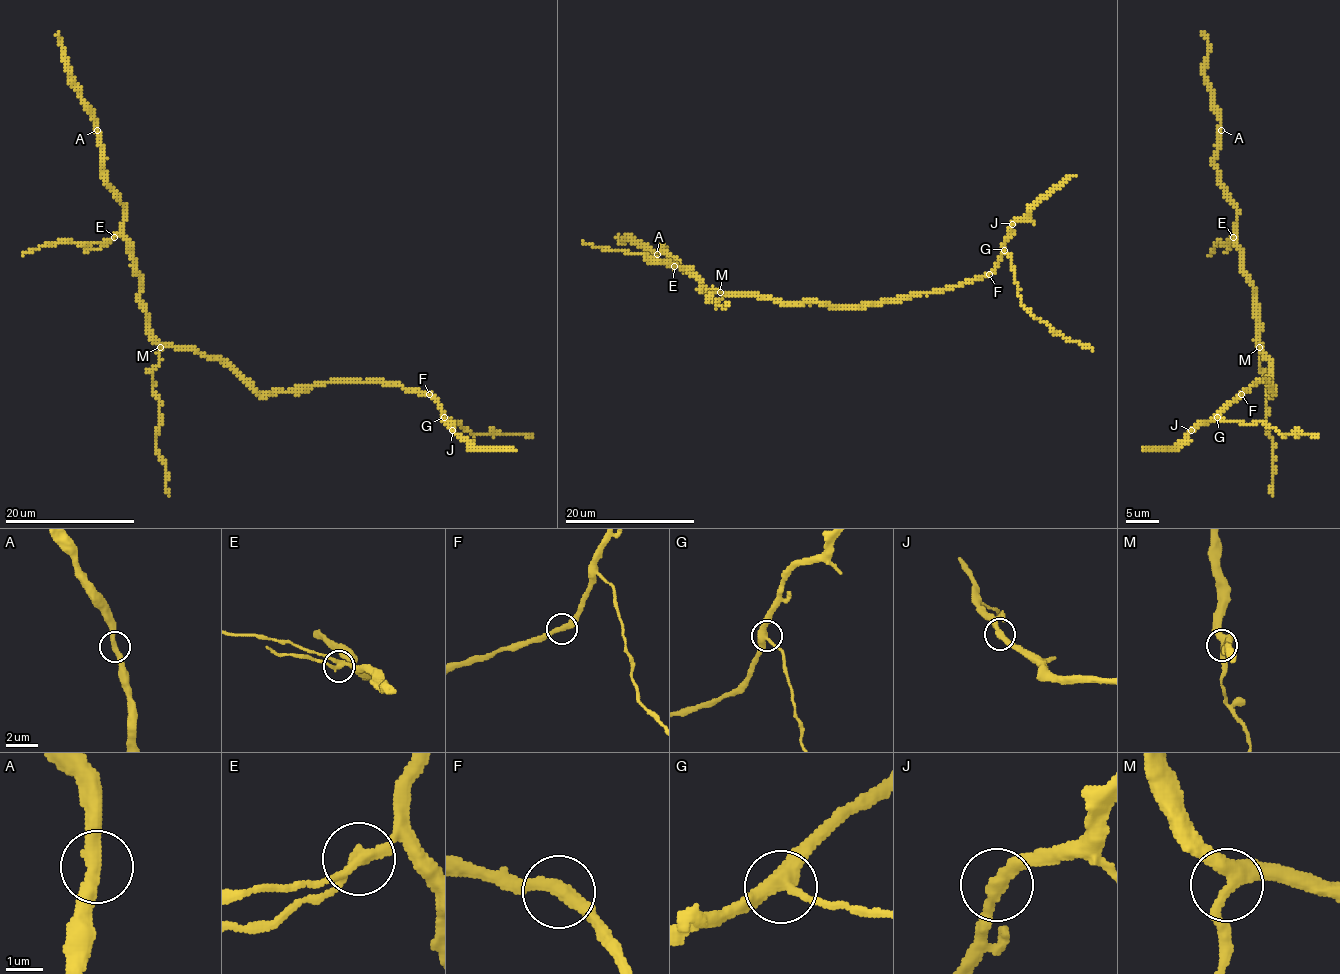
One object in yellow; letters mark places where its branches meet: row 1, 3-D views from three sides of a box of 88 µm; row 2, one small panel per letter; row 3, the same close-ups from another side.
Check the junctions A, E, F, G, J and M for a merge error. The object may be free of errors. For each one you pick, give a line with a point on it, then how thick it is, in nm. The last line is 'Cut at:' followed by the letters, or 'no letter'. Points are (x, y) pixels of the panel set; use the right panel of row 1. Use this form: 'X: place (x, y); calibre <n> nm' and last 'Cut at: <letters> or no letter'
E: place (1233, 237); calibre 260 nm
Cut at: E

